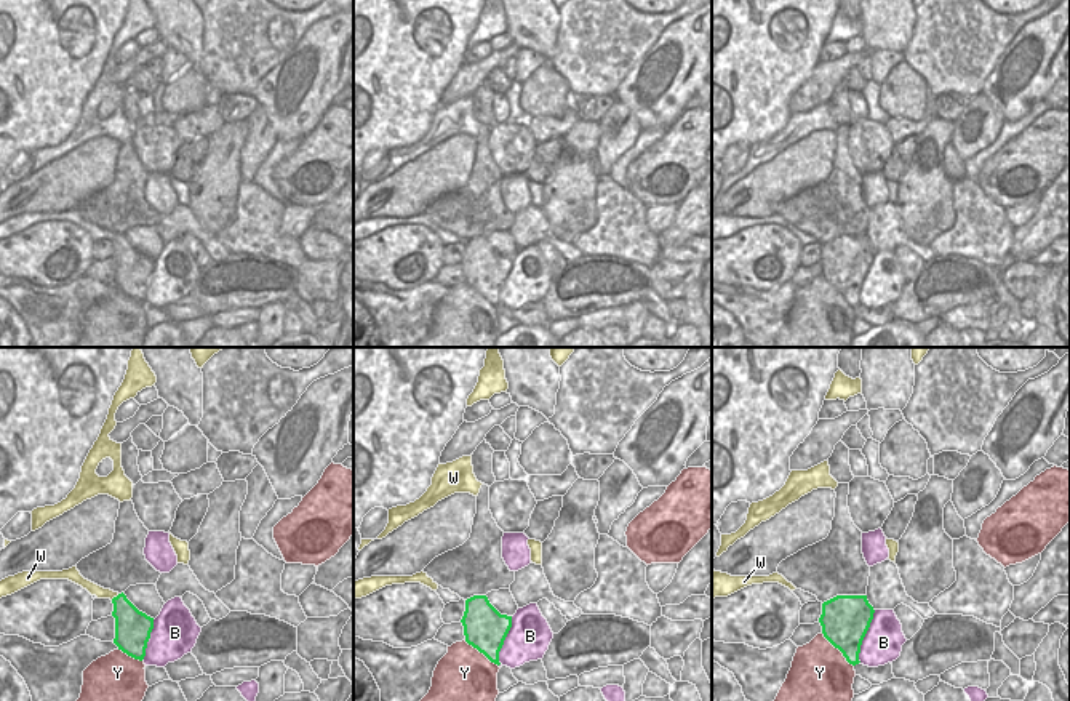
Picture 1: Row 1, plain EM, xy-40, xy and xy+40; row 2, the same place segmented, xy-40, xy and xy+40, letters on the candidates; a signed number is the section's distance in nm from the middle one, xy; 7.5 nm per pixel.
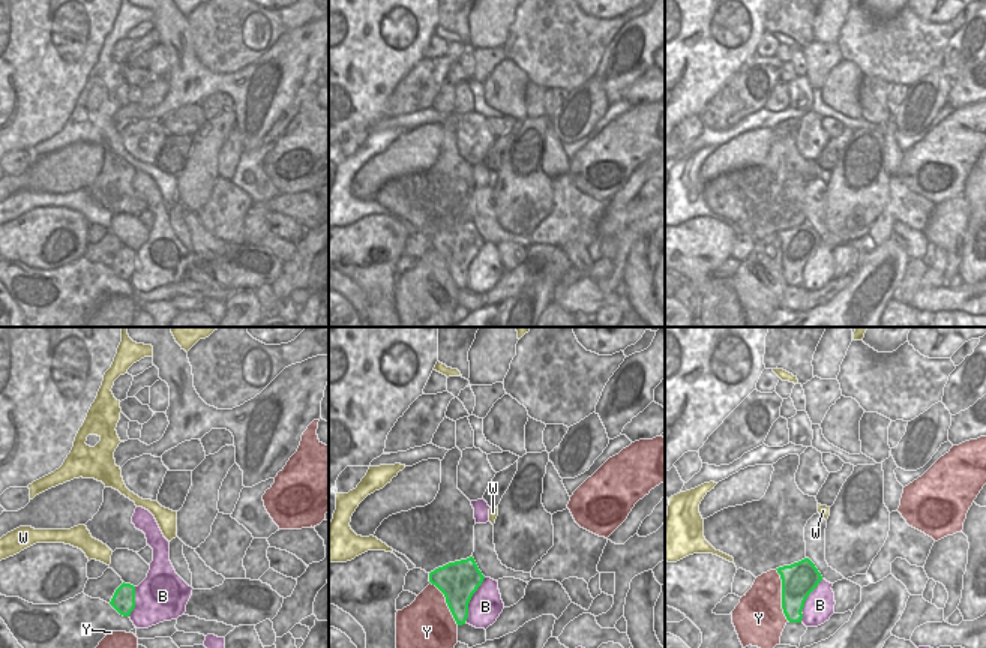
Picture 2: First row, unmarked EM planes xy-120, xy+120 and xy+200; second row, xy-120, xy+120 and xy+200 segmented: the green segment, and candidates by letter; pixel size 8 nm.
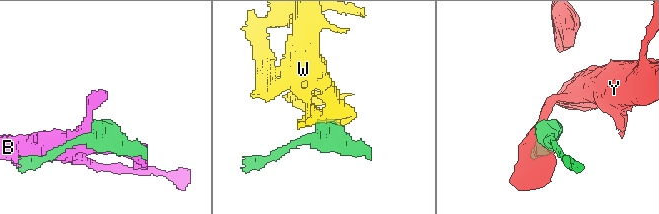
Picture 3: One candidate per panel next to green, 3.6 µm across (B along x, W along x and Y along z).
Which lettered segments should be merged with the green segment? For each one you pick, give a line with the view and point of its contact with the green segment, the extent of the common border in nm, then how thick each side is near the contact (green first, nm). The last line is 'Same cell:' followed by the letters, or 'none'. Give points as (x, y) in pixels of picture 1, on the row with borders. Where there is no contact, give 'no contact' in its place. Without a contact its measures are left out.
Same cell: none

